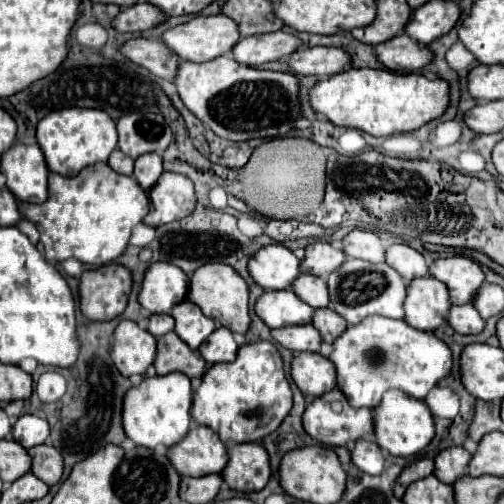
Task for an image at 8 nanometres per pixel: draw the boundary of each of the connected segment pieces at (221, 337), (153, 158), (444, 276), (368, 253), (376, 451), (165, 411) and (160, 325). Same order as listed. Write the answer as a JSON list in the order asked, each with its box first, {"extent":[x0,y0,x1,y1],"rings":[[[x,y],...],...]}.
[{"extent":[197,327,237,365],"rings":[[[219,327],[197,351],[209,365],[215,365],[223,361],[233,361],[237,355],[237,343],[229,329]]]},{"extent":[133,153,163,189],"rings":[[[145,153],[141,157],[135,159],[135,169],[133,169],[133,177],[137,179],[137,183],[141,185],[141,189],[151,189],[157,179],[163,173],[163,165],[161,165],[161,157],[155,153]]]},{"extent":[429,255,485,305],"rings":[[[461,255],[433,261],[429,265],[429,273],[447,285],[453,305],[469,303],[485,281],[481,267],[473,259]]]},{"extent":[341,229,385,263],"rings":[[[353,229],[341,239],[341,249],[347,257],[363,259],[369,263],[385,261],[385,245],[377,233],[365,229]]]},{"extent":[351,437,385,475],"rings":[[[371,437],[359,439],[353,449],[351,449],[351,463],[369,473],[369,475],[379,475],[385,469],[385,457],[381,453],[381,449],[377,447],[377,443]]]},{"extent":[123,373,193,449],"rings":[[[169,373],[169,375],[155,375],[143,379],[137,387],[131,387],[125,393],[125,407],[123,407],[123,427],[125,435],[135,443],[153,449],[155,445],[171,447],[179,443],[189,427],[191,427],[191,401],[193,389],[187,375]]]},{"extent":[147,313,175,337],"rings":[[[161,313],[161,315],[151,315],[151,317],[149,317],[149,323],[147,323],[147,331],[149,331],[151,335],[155,335],[155,337],[161,337],[161,335],[173,331],[173,327],[175,327],[173,317],[171,317],[171,315],[165,315],[165,313]]]}]

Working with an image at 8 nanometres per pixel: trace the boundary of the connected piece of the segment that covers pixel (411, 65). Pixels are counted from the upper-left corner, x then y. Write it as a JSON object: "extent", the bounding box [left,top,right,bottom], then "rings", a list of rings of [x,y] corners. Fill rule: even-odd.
{"extent":[375,35,433,71],"rings":[[[397,35],[395,39],[375,47],[379,61],[391,71],[417,71],[433,61],[433,53],[427,45],[419,45],[409,35]]]}

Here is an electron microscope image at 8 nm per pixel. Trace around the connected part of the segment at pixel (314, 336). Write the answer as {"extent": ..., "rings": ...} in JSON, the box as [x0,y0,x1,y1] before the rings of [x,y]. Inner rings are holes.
{"extent":[271,325,321,351],"rings":[[[297,325],[297,327],[283,327],[271,331],[273,339],[289,351],[319,351],[321,335],[313,325]]]}

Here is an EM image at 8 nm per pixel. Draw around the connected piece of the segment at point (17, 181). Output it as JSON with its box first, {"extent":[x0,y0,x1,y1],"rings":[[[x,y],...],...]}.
{"extent":[1,143,47,203],"rings":[[[37,143],[13,145],[1,157],[1,173],[7,177],[7,189],[27,203],[43,203],[47,199],[47,163]]]}

